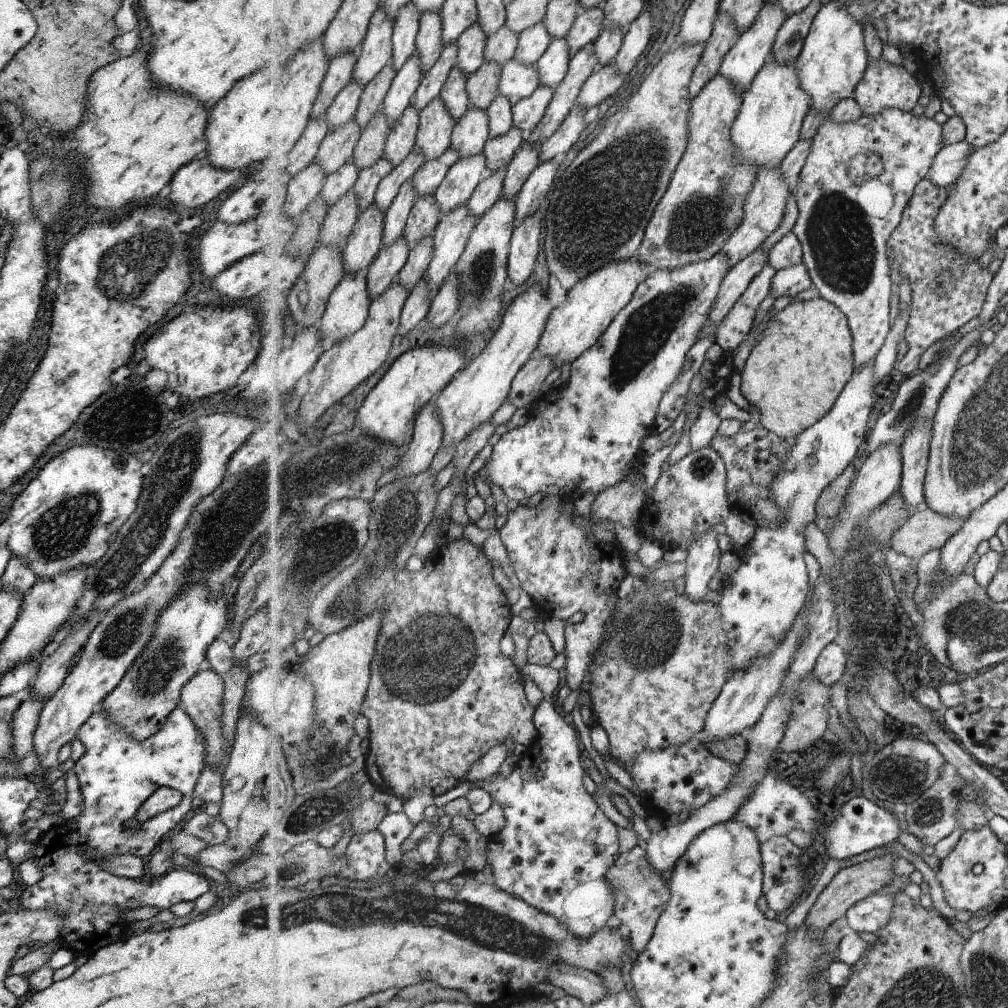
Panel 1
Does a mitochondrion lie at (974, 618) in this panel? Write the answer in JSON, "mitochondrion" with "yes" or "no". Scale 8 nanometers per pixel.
{"mitochondrion":"yes"}

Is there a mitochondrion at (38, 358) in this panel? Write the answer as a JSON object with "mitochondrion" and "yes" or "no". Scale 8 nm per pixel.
{"mitochondrion":"no"}

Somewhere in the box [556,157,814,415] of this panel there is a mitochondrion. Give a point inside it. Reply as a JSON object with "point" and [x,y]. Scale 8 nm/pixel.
{"point":[647,330]}

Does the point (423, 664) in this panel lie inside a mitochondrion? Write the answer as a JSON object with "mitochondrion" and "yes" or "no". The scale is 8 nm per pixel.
{"mitochondrion":"yes"}

